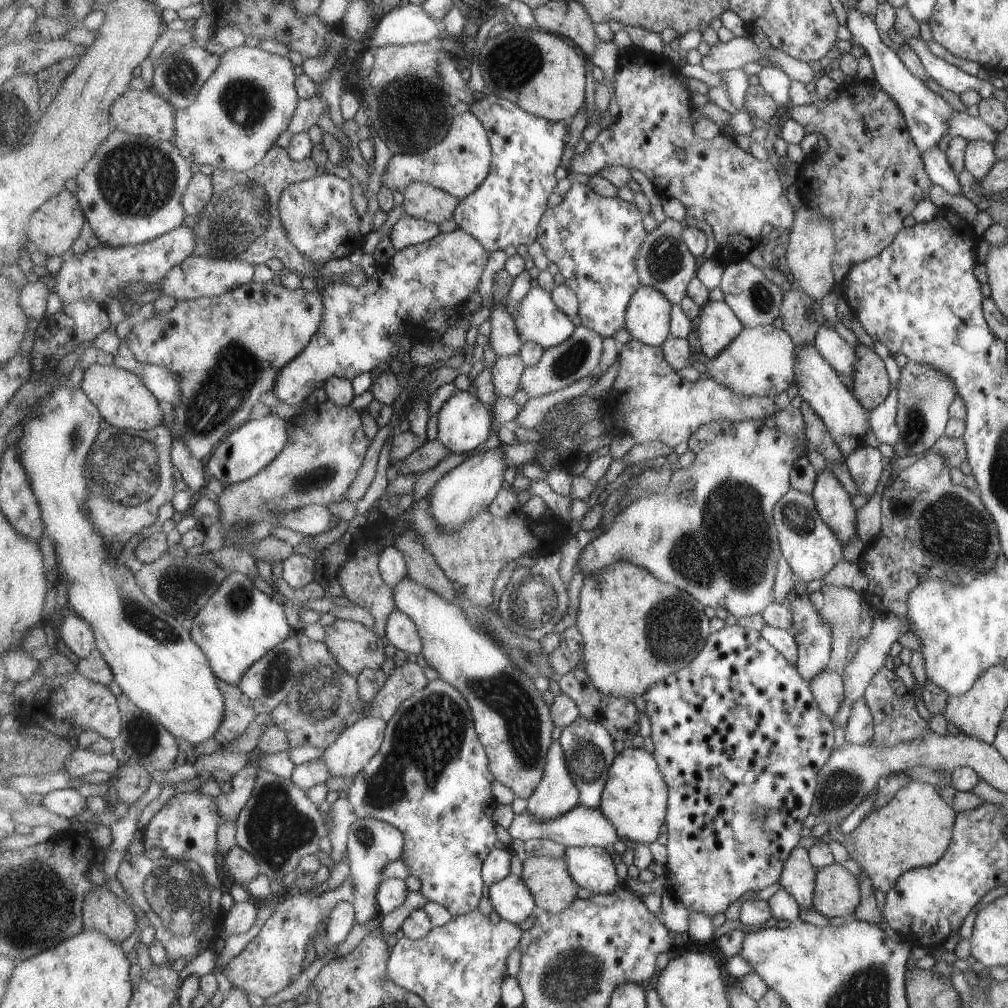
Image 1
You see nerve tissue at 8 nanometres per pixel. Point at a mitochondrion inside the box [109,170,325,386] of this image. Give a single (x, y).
(235, 222)

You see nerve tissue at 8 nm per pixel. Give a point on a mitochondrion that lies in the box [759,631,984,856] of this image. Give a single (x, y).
(841, 785)

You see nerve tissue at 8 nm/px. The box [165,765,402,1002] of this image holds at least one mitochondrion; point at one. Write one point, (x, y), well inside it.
(275, 829)

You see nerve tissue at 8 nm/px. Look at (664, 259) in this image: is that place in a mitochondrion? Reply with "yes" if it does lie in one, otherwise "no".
yes

